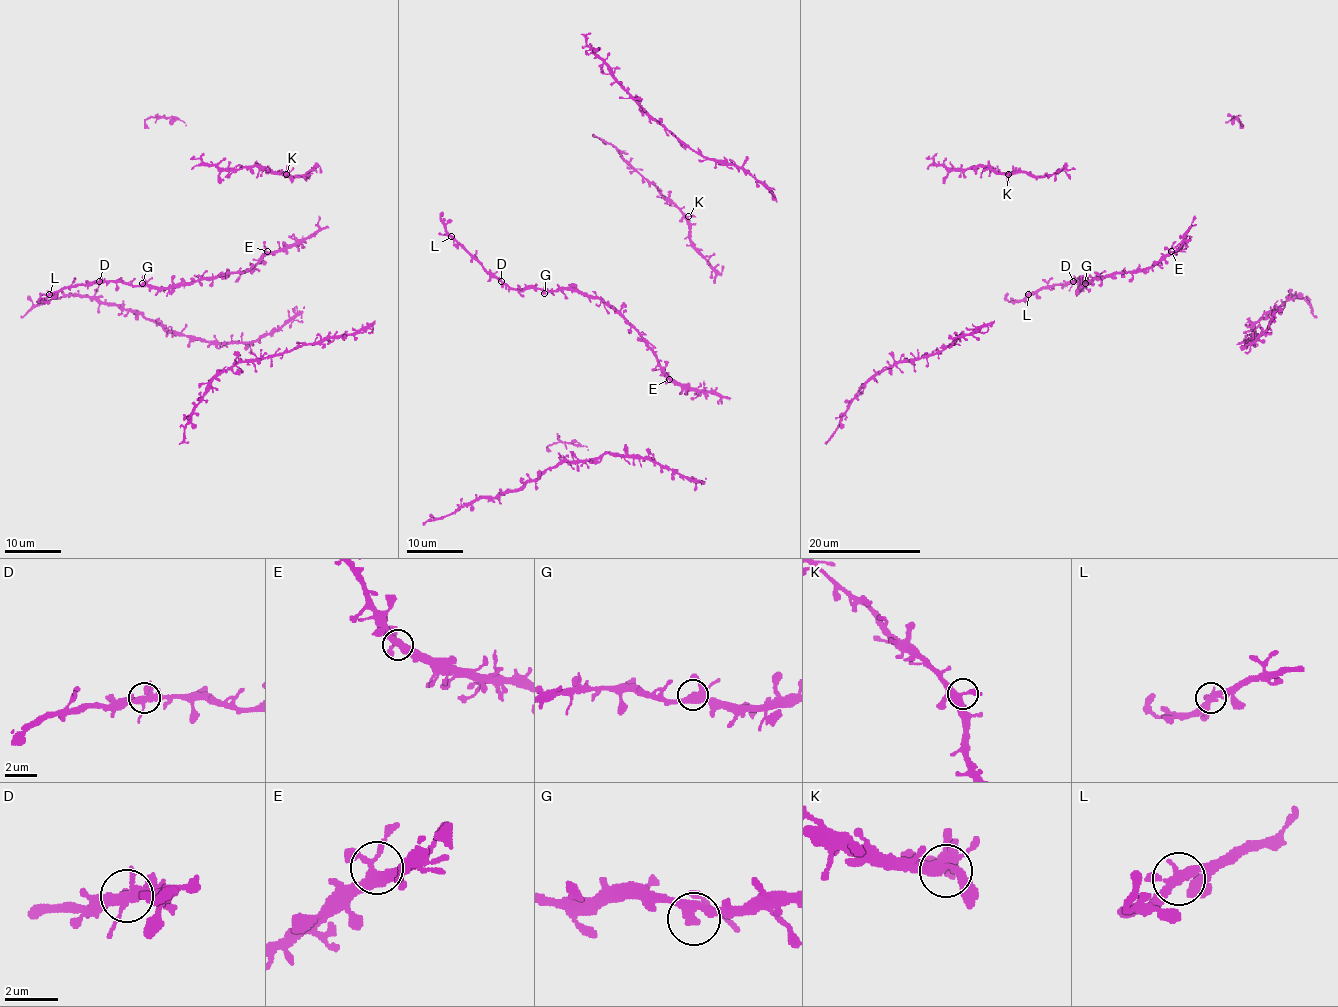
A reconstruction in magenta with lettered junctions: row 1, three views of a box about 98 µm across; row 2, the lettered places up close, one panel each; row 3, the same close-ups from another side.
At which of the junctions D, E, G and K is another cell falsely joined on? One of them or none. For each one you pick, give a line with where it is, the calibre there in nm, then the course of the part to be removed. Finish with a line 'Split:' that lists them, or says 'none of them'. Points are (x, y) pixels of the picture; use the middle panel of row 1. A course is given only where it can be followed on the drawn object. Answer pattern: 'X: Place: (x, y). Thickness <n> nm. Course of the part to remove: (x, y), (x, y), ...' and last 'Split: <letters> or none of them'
Split: none of them

